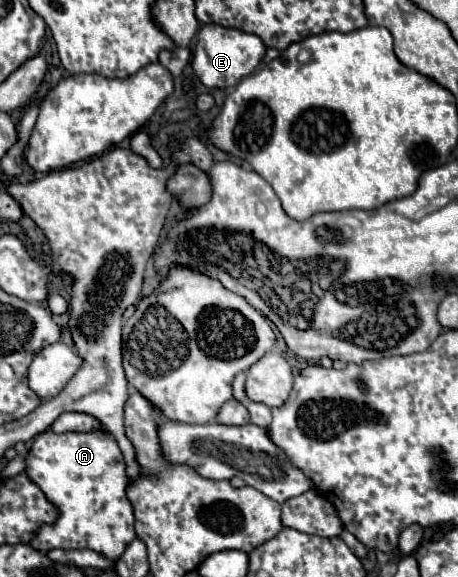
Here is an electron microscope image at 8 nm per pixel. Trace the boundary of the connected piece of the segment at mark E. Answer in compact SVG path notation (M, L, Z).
M203 24L193 48L193 70L207 88L229 88L235 86L243 76L249 76L263 62L265 50L265 44L255 34L223 28L217 24Z

